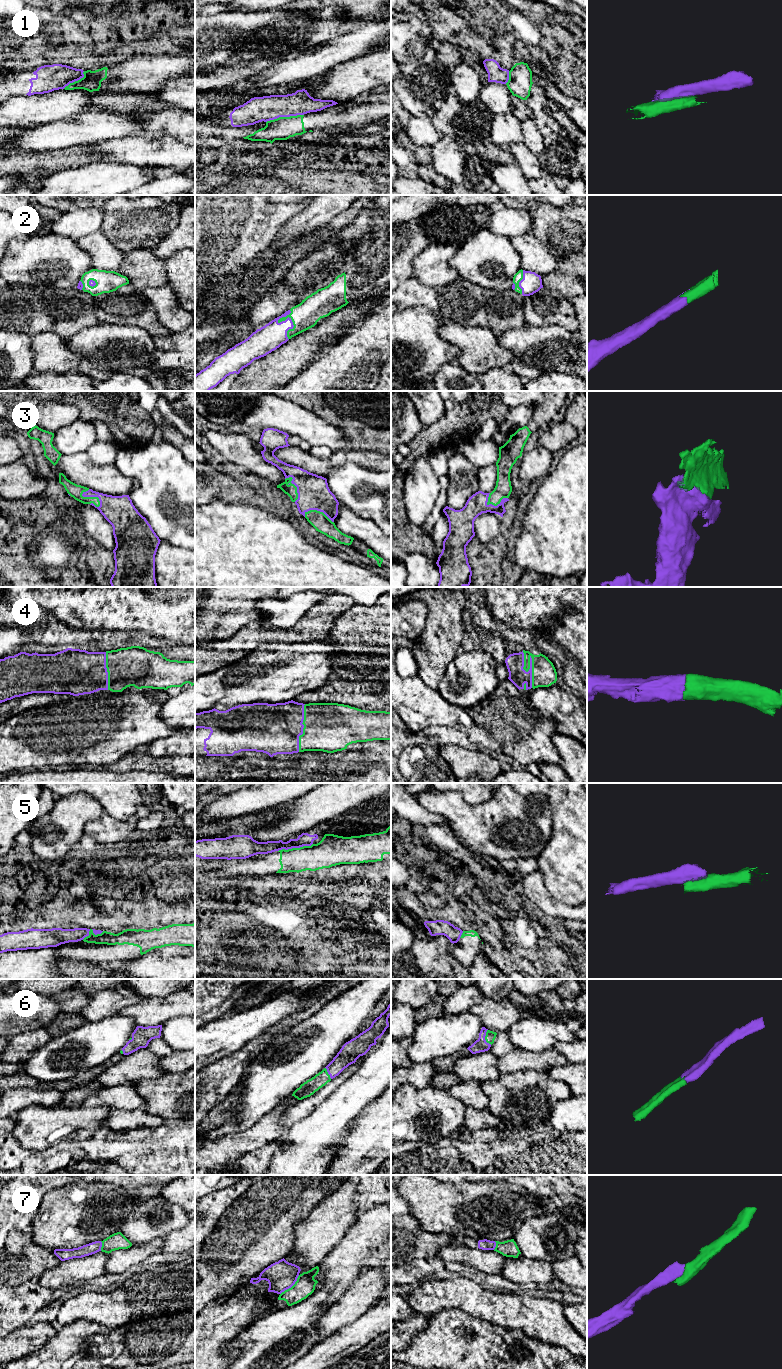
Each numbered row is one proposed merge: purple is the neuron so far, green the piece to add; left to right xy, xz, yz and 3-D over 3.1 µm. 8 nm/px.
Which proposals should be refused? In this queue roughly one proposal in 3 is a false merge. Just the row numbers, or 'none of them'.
1, 5

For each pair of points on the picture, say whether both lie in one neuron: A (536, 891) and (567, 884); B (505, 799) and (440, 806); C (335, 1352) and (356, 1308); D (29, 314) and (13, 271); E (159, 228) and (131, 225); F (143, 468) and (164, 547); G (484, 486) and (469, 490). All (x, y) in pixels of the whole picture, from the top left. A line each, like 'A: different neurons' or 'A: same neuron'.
A: different neurons
B: same neuron
C: different neurons
D: different neurons
E: same neuron
F: different neurons
G: different neurons

